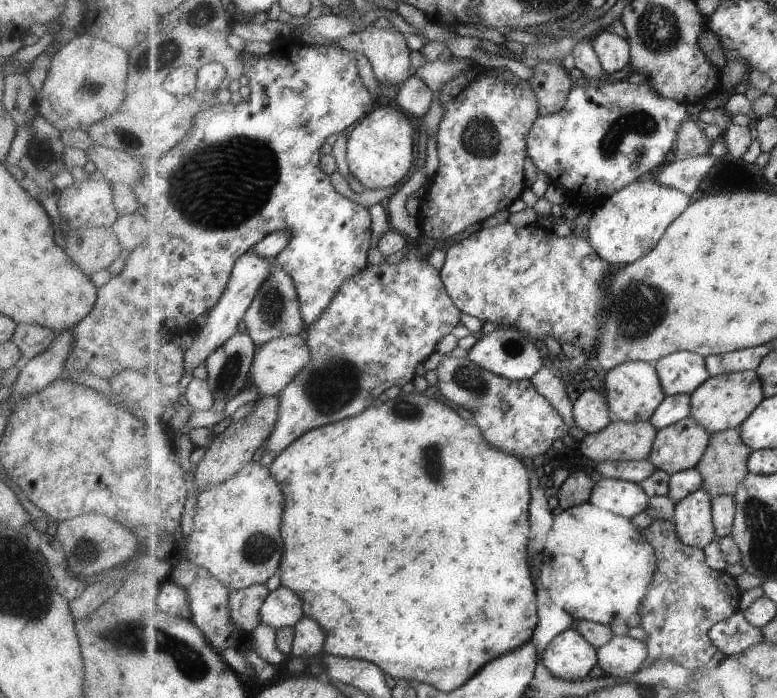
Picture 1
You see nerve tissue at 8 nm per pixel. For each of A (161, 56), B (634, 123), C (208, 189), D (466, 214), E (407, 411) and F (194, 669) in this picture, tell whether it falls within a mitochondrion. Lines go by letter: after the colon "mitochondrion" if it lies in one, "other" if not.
A: mitochondrion
B: mitochondrion
C: mitochondrion
D: other
E: mitochondrion
F: mitochondrion

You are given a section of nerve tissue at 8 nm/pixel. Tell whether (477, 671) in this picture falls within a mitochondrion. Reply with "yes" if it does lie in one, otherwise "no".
no

